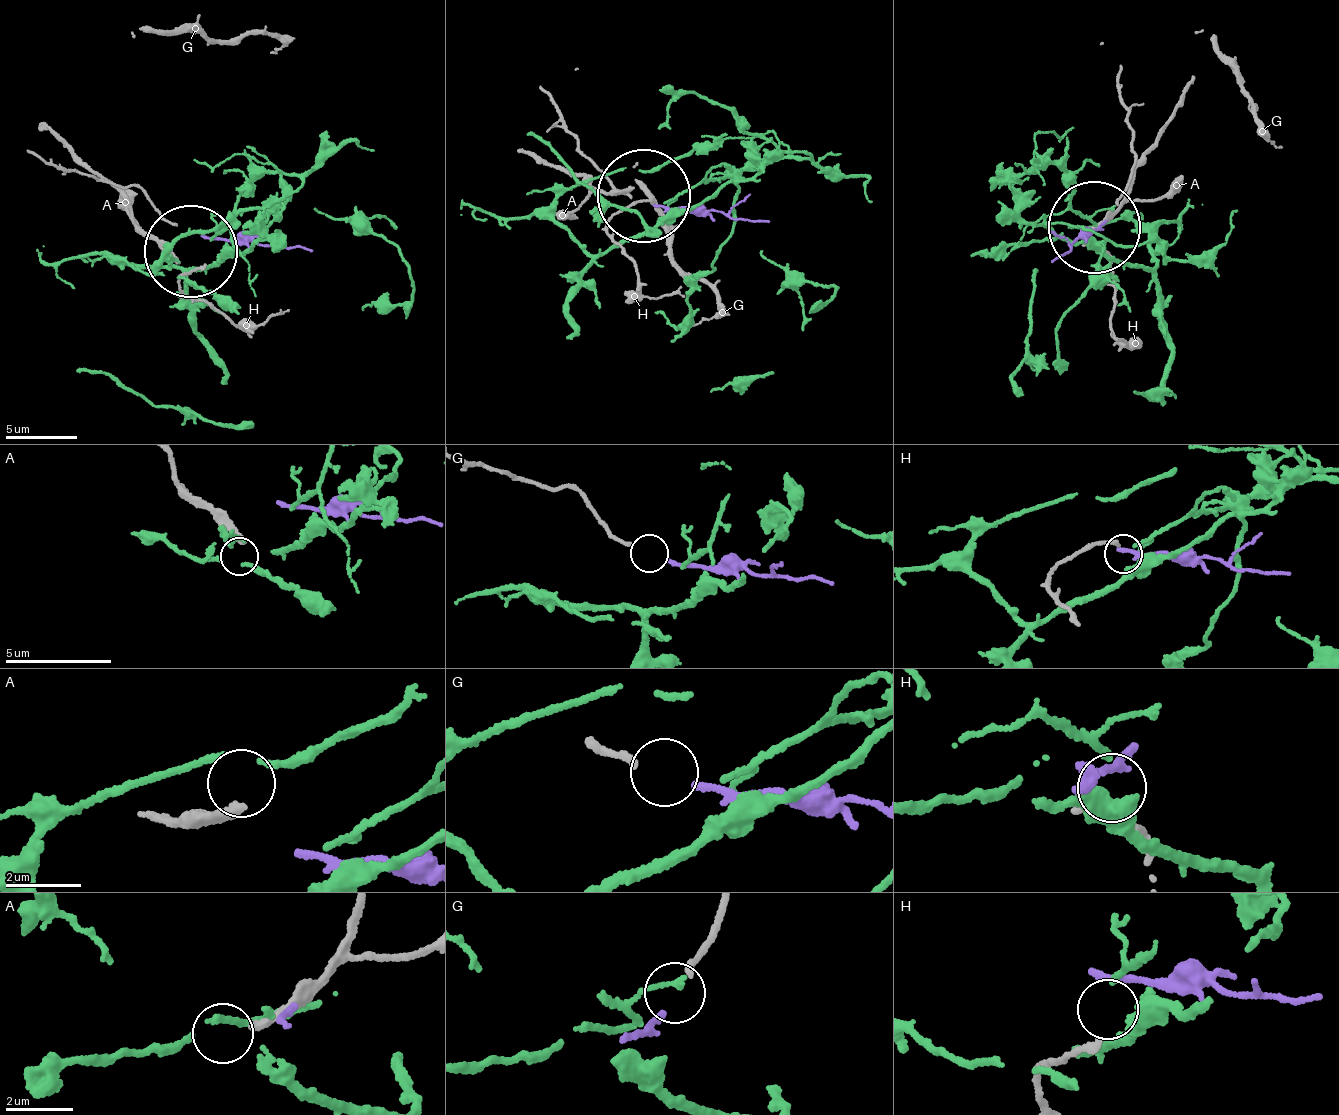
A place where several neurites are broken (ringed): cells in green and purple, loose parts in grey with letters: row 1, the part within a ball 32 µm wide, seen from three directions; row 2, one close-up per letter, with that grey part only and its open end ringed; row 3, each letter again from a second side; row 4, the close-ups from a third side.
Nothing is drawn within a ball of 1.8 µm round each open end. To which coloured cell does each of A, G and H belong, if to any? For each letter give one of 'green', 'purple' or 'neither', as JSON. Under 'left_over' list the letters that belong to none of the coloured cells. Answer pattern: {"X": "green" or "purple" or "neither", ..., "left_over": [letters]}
{"A": "neither", "G": "purple", "H": "green", "left_over": ["A"]}

